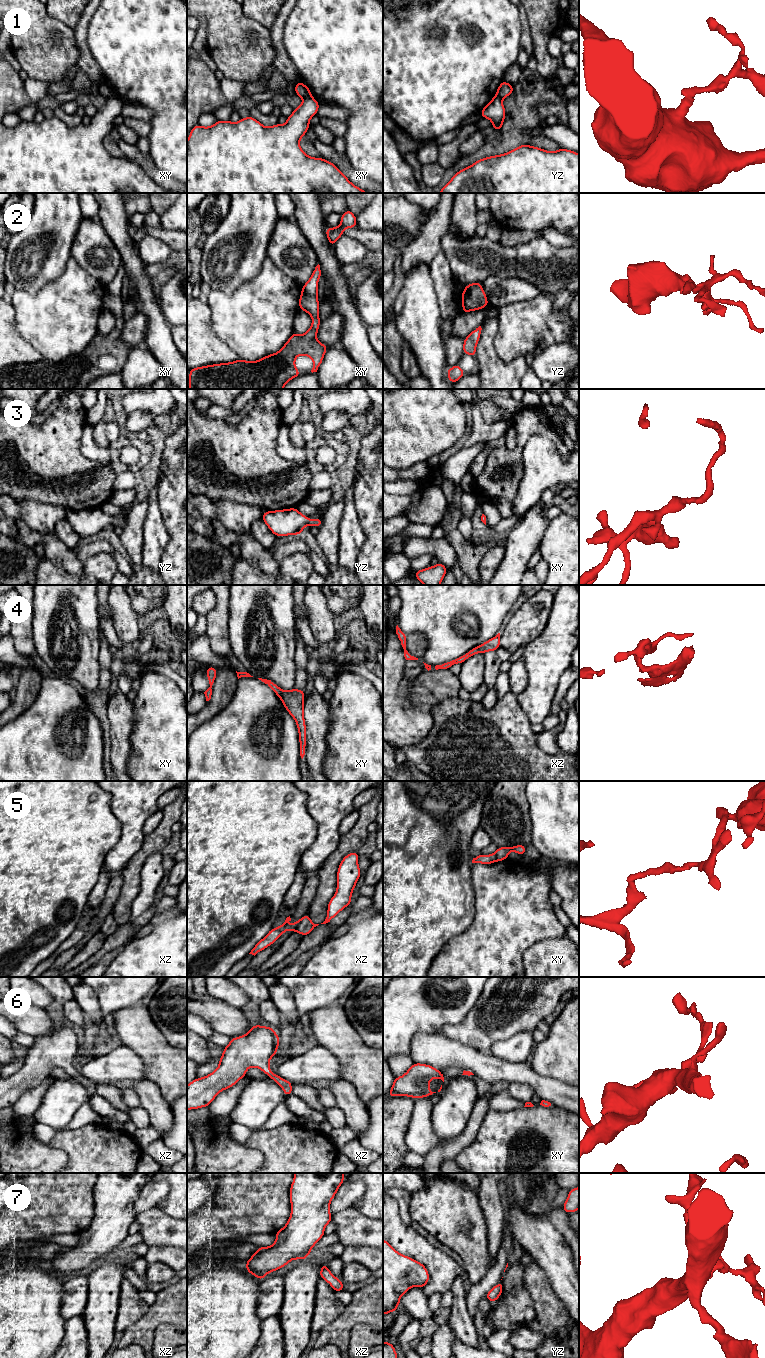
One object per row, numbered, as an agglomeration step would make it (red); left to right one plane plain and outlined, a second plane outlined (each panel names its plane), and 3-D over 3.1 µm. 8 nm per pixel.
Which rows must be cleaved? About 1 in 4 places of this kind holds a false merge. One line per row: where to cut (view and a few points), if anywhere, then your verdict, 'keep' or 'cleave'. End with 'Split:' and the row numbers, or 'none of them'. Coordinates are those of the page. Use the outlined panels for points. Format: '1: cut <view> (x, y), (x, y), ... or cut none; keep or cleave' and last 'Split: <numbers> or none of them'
1: cut xy (311, 96), (304, 98); cleave
2: cut none; keep
3: cut none; keep
4: cut none; keep
5: cut xz (299, 921), (295, 930); cleave
6: cut none; keep
7: cut none; keep
Split: 1, 5

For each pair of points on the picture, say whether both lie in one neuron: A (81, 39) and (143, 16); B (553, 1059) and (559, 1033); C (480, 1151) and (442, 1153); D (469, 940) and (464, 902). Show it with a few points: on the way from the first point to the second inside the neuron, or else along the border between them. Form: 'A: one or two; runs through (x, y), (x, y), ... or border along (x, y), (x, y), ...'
A: two; border along (92, 15), (87, 31), (87, 46), (95, 59)
B: one; runs through (559, 1053), (559, 1039)
C: two; border along (476, 1136), (454, 1159)
D: two; border along (475, 906), (472, 923), (447, 941)

